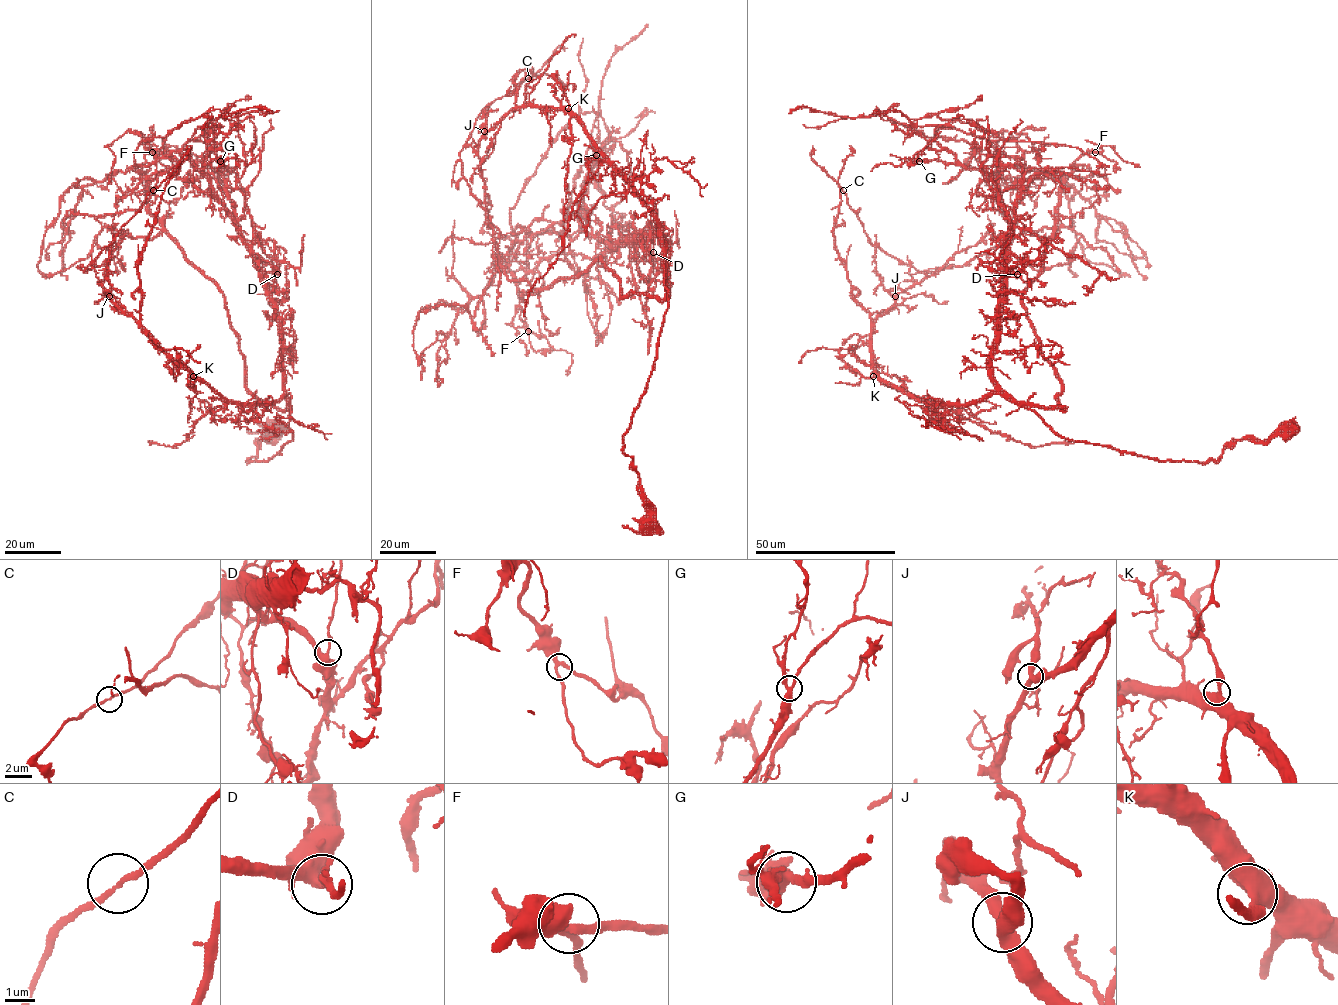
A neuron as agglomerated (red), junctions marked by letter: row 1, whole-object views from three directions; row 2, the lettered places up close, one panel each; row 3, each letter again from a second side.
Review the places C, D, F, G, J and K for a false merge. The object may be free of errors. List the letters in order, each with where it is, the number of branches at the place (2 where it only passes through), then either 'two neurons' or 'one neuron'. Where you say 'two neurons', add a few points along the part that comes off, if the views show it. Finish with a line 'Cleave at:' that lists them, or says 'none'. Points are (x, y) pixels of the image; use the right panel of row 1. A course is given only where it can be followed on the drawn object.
C: (843, 190) | 2 | one neuron
D: (1017, 274) | 3 | one neuron
F: (1095, 152) | 3 | one neuron
G: (919, 161) | 3 | one neuron
J: (895, 296) | 3 | one neuron
K: (873, 376) | 2 | one neuron
Cleave at: none

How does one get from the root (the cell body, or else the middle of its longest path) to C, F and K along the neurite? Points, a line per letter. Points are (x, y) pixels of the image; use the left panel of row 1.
C: (272, 430), (248, 462), (292, 439), (290, 406), (247, 388), (222, 291), (165, 233), (84, 272), (153, 190)
F: (272, 430), (248, 462), (292, 439), (290, 406), (247, 388), (222, 291), (150, 212), (141, 169), (152, 152)
K: (272, 430), (248, 462), (270, 459), (292, 439), (285, 395), (267, 404), (235, 404), (193, 376)

